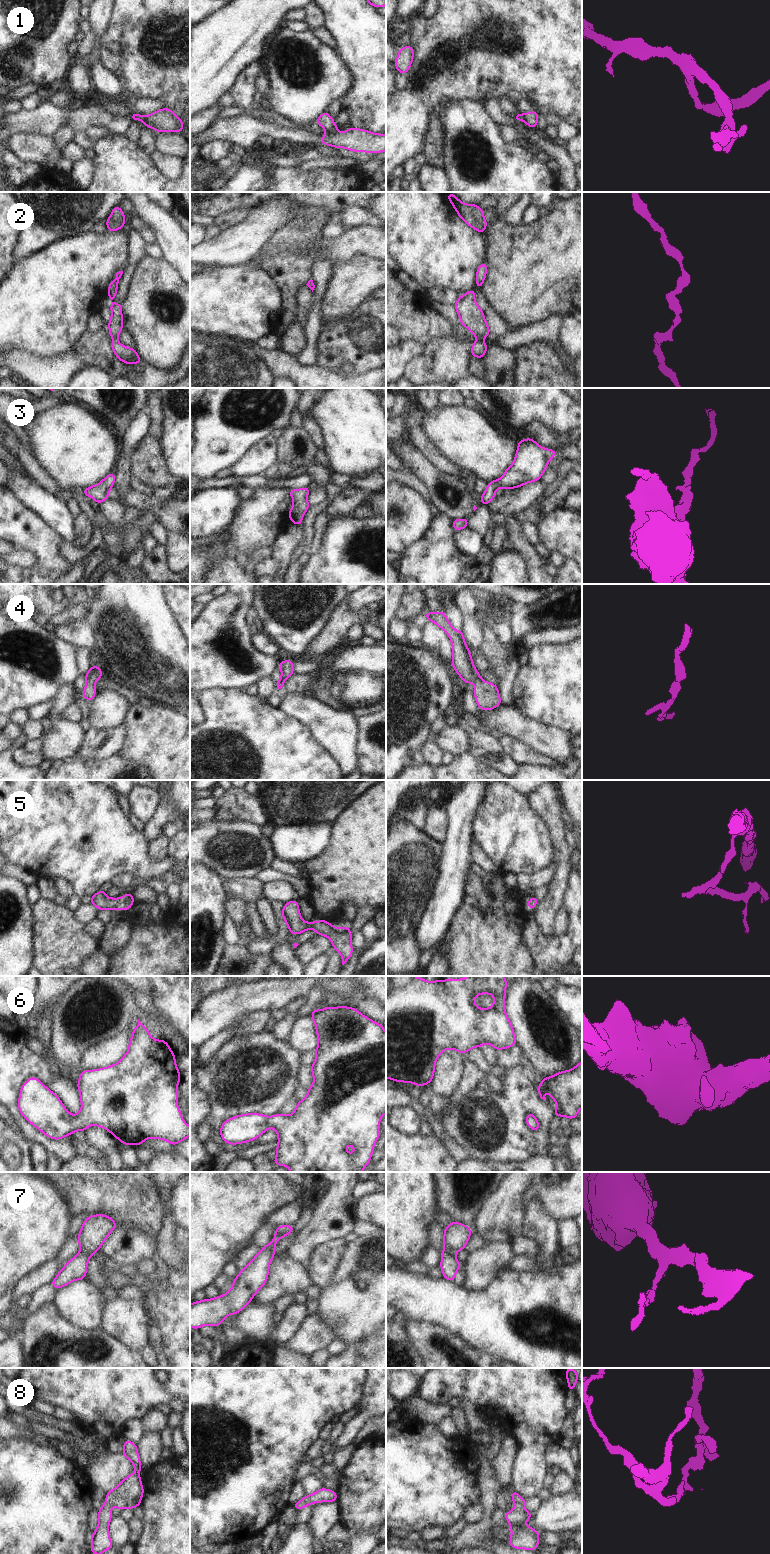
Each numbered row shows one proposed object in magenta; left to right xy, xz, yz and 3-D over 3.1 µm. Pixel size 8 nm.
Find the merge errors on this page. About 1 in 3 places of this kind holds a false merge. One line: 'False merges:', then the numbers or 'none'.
False merges: 1

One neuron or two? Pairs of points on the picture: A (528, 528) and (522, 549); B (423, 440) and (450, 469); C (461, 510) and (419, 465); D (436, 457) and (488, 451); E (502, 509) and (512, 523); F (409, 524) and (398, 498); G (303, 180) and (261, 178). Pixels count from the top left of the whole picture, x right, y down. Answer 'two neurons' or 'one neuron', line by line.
A: two neurons
B: one neuron
C: one neuron
D: two neurons
E: two neurons
F: one neuron
G: two neurons

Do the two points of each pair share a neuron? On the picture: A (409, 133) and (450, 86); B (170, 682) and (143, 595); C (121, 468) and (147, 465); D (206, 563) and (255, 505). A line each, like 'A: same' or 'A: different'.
A: same
B: same
C: different
D: same

